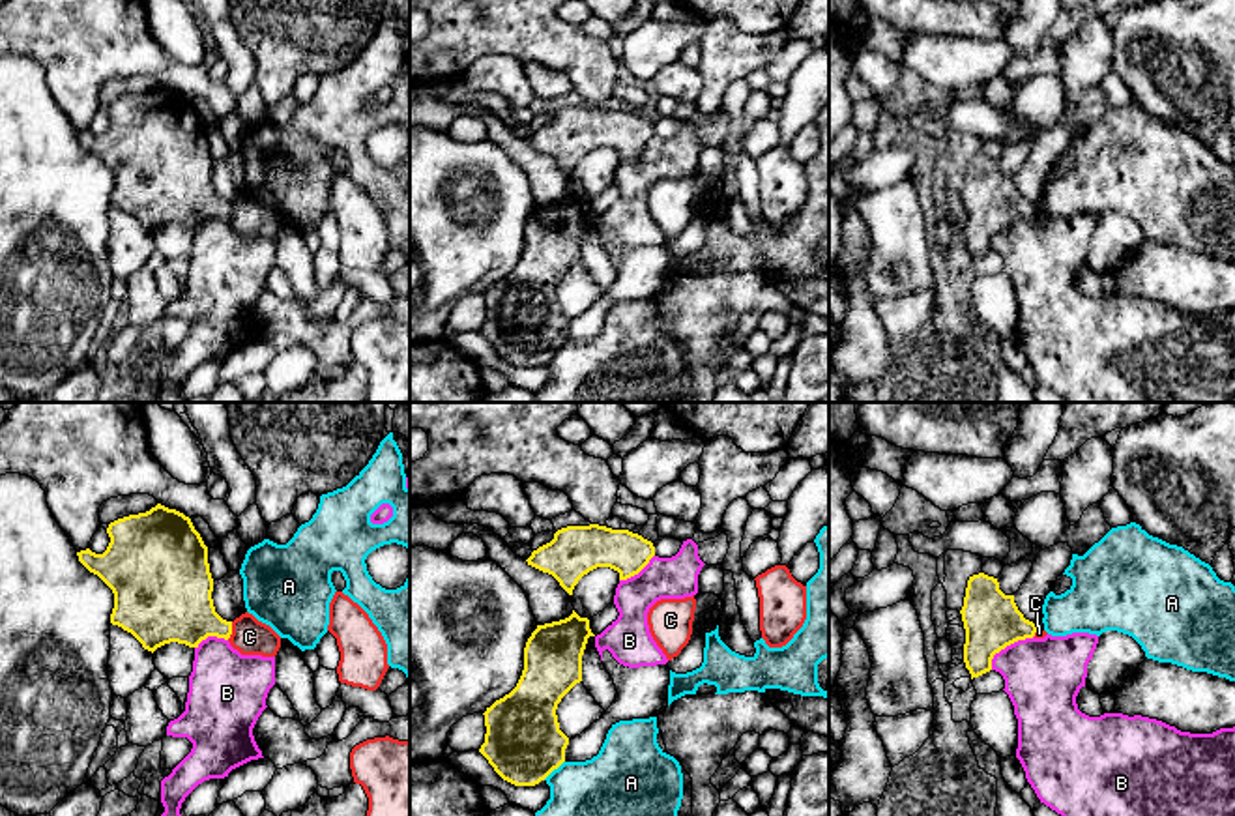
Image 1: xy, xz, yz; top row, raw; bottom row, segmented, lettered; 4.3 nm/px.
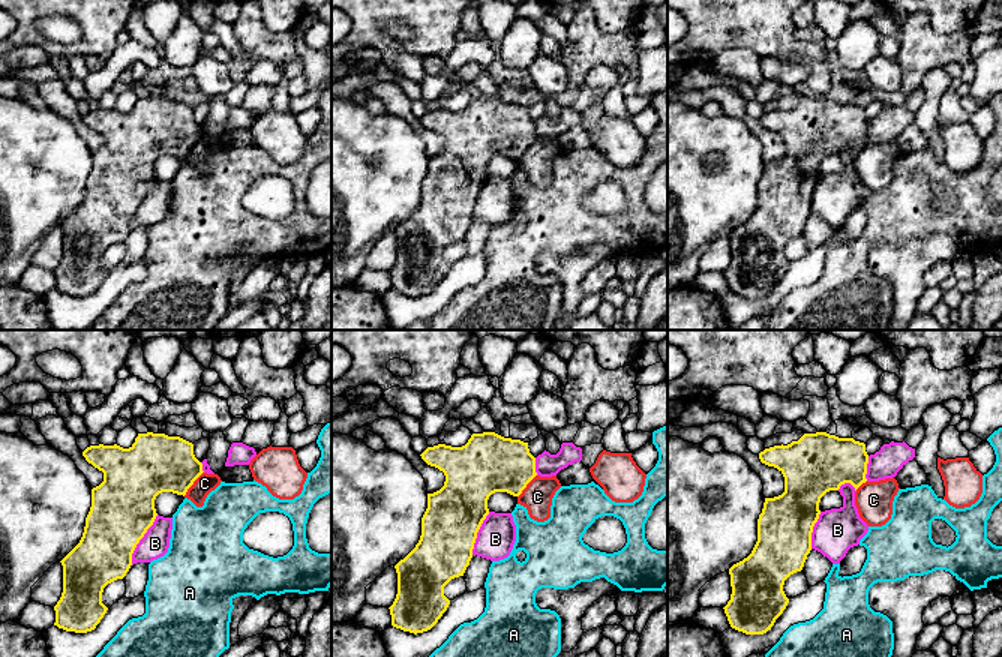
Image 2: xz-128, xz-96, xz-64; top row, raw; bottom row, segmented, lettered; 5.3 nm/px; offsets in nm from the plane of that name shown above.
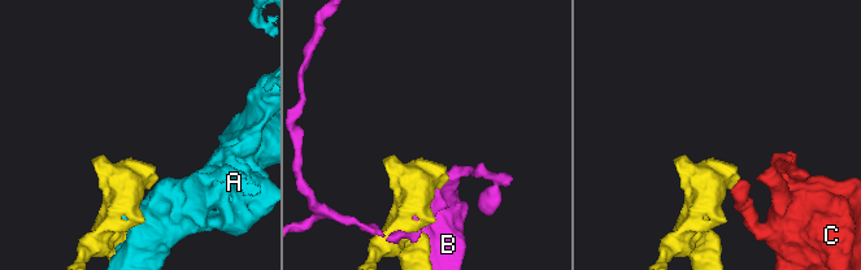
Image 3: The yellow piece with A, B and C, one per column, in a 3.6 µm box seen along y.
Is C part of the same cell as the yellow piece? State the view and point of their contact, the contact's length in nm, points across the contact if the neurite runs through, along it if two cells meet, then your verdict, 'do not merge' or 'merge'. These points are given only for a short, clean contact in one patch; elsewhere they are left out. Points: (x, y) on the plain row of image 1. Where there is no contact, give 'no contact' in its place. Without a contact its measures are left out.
contact xy (231, 212); length 80 nm; border xy (232, 203), (232, 214), (227, 219); do not merge

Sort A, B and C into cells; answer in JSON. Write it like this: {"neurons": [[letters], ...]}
{"neurons": [["A"], ["B"], ["C"]]}

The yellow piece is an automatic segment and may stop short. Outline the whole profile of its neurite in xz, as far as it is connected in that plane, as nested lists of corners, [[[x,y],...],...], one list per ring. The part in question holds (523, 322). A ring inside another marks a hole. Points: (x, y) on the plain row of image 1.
[[[574,191],[569,198],[537,206],[524,228],[524,251],[516,268],[487,288],[485,324],[479,333],[494,352],[515,367],[535,367],[565,342],[569,318],[559,311],[558,284],[582,262],[582,236],[588,219],[595,217],[589,200]]]

